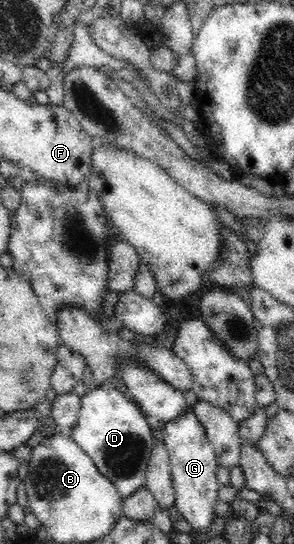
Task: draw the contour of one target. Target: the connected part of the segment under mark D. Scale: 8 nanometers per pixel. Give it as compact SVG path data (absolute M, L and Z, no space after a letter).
M98 386L87 390L81 398L78 420L68 432L124 498L144 487L148 463L155 450L153 430L150 430L144 415L138 410L138 404L132 404L126 398L124 389L118 392L110 386Z

